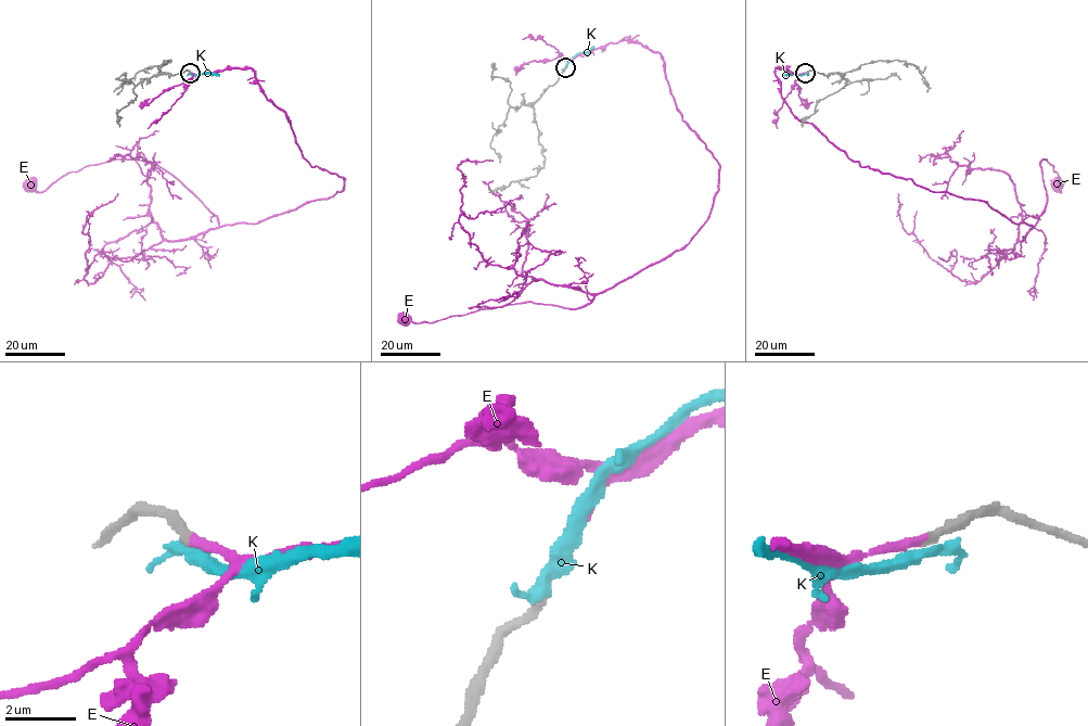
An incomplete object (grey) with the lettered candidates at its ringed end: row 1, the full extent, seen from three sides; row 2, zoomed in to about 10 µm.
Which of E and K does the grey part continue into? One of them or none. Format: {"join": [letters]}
{"join": ["E"]}

